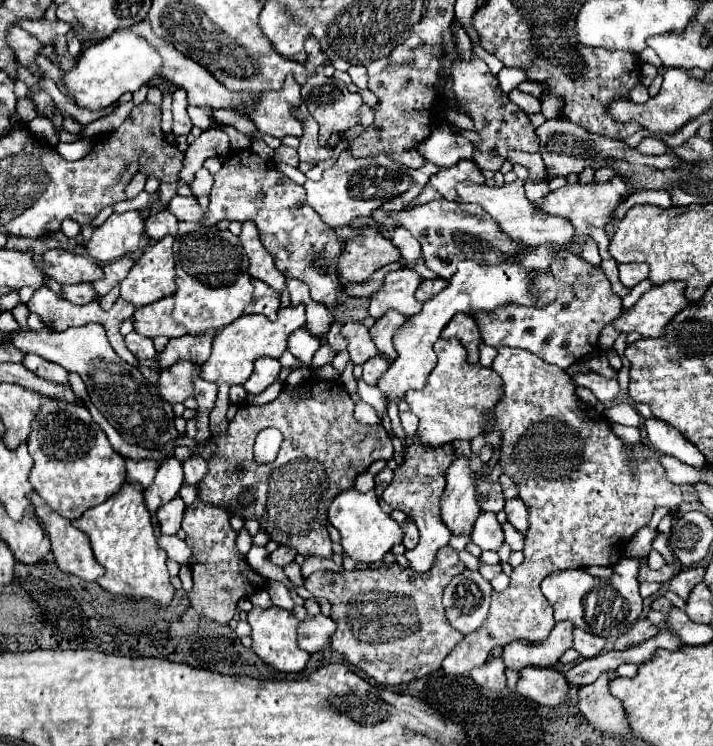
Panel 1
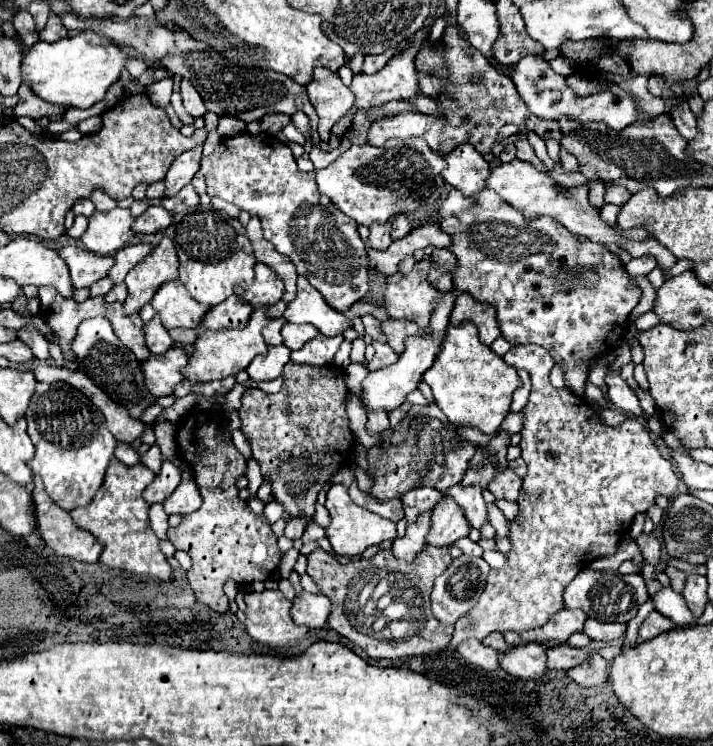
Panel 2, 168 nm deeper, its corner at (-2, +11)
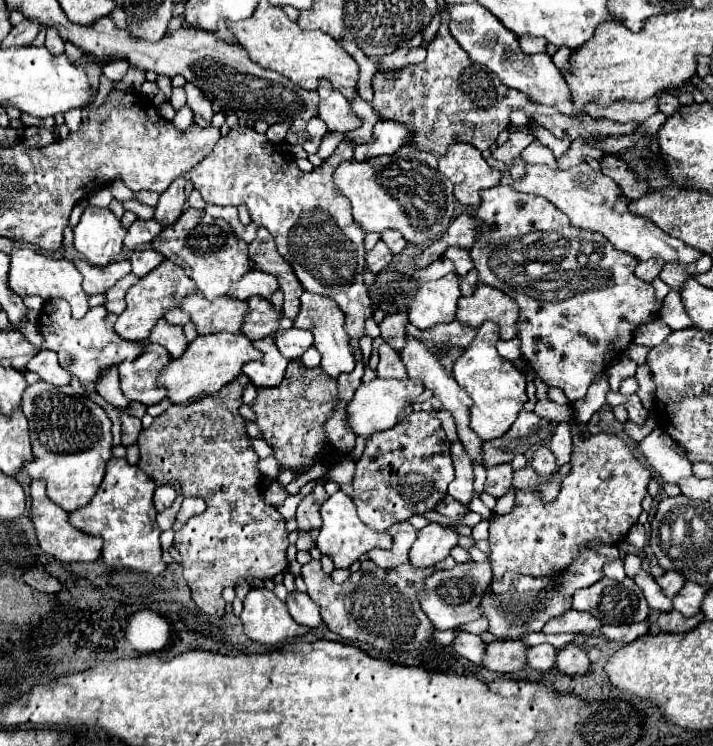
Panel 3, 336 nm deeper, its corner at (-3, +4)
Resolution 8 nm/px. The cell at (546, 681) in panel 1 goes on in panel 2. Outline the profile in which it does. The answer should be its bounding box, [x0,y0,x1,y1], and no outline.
[498,642,546,678]

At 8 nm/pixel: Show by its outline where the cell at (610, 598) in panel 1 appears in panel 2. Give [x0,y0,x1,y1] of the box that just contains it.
[564,568,648,622]

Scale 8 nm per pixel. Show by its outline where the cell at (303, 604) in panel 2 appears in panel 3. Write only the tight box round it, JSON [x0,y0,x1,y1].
[287,591,323,627]

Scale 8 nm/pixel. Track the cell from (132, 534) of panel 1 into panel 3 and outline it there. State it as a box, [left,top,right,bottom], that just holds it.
[69,457,167,575]

